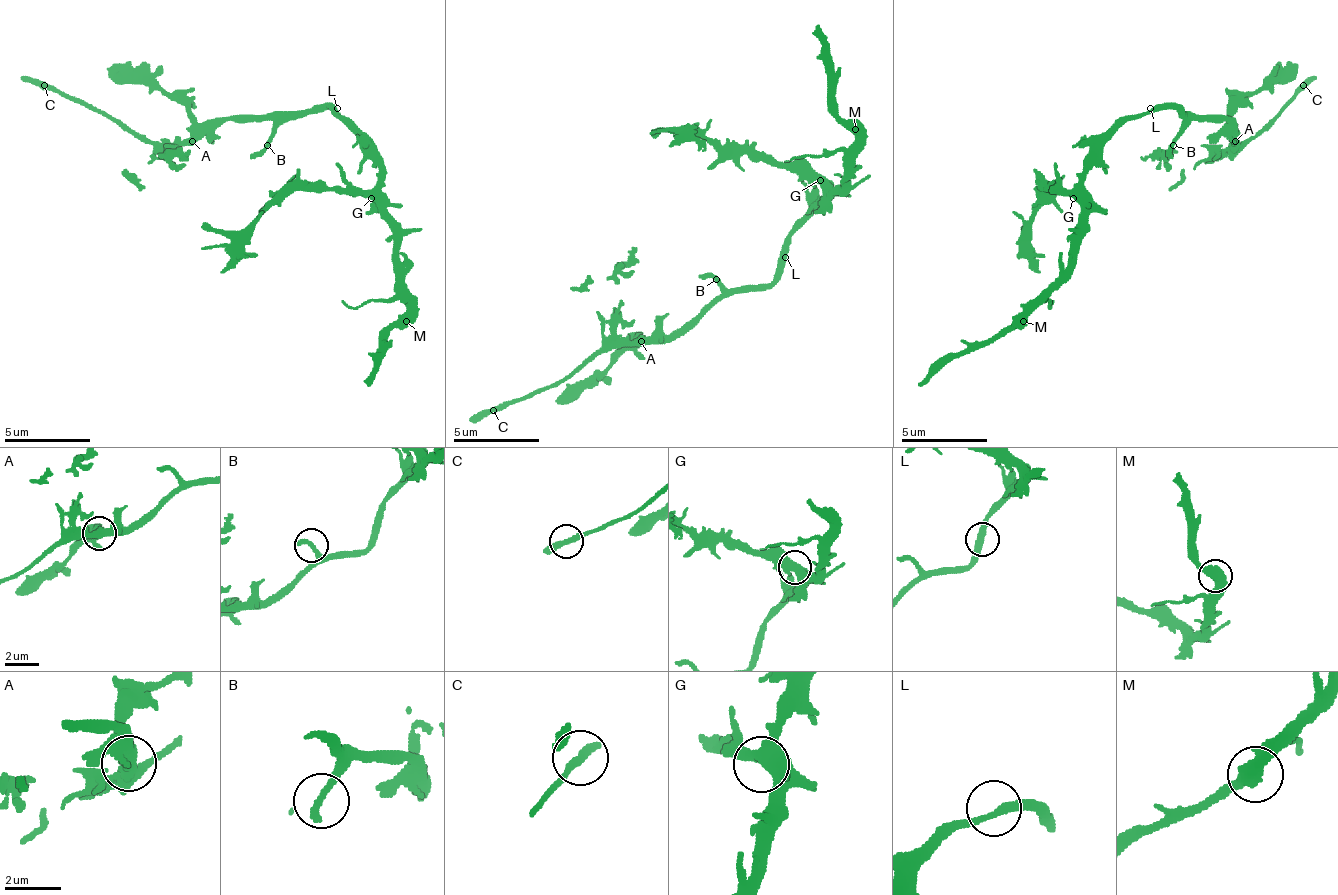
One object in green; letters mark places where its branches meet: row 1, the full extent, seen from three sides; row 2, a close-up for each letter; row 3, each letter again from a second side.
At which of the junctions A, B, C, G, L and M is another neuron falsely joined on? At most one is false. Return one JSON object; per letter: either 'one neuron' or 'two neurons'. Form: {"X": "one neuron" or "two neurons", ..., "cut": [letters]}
{"A": "one neuron", "B": "one neuron", "C": "one neuron", "G": "one neuron", "L": "one neuron", "M": "one neuron", "cut": []}

